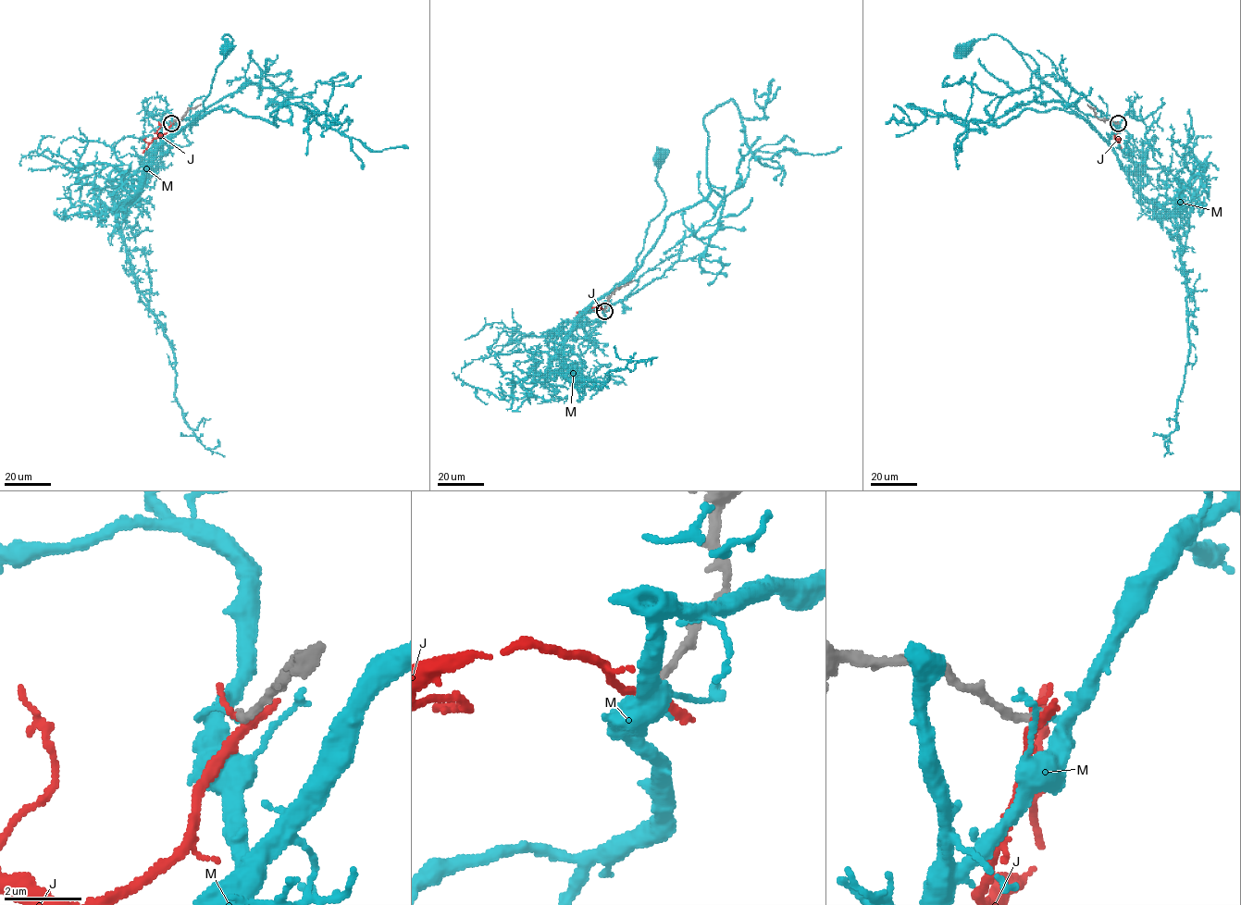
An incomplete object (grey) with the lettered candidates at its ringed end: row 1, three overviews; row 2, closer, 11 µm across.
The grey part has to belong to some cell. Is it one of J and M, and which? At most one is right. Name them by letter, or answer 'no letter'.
no letter

